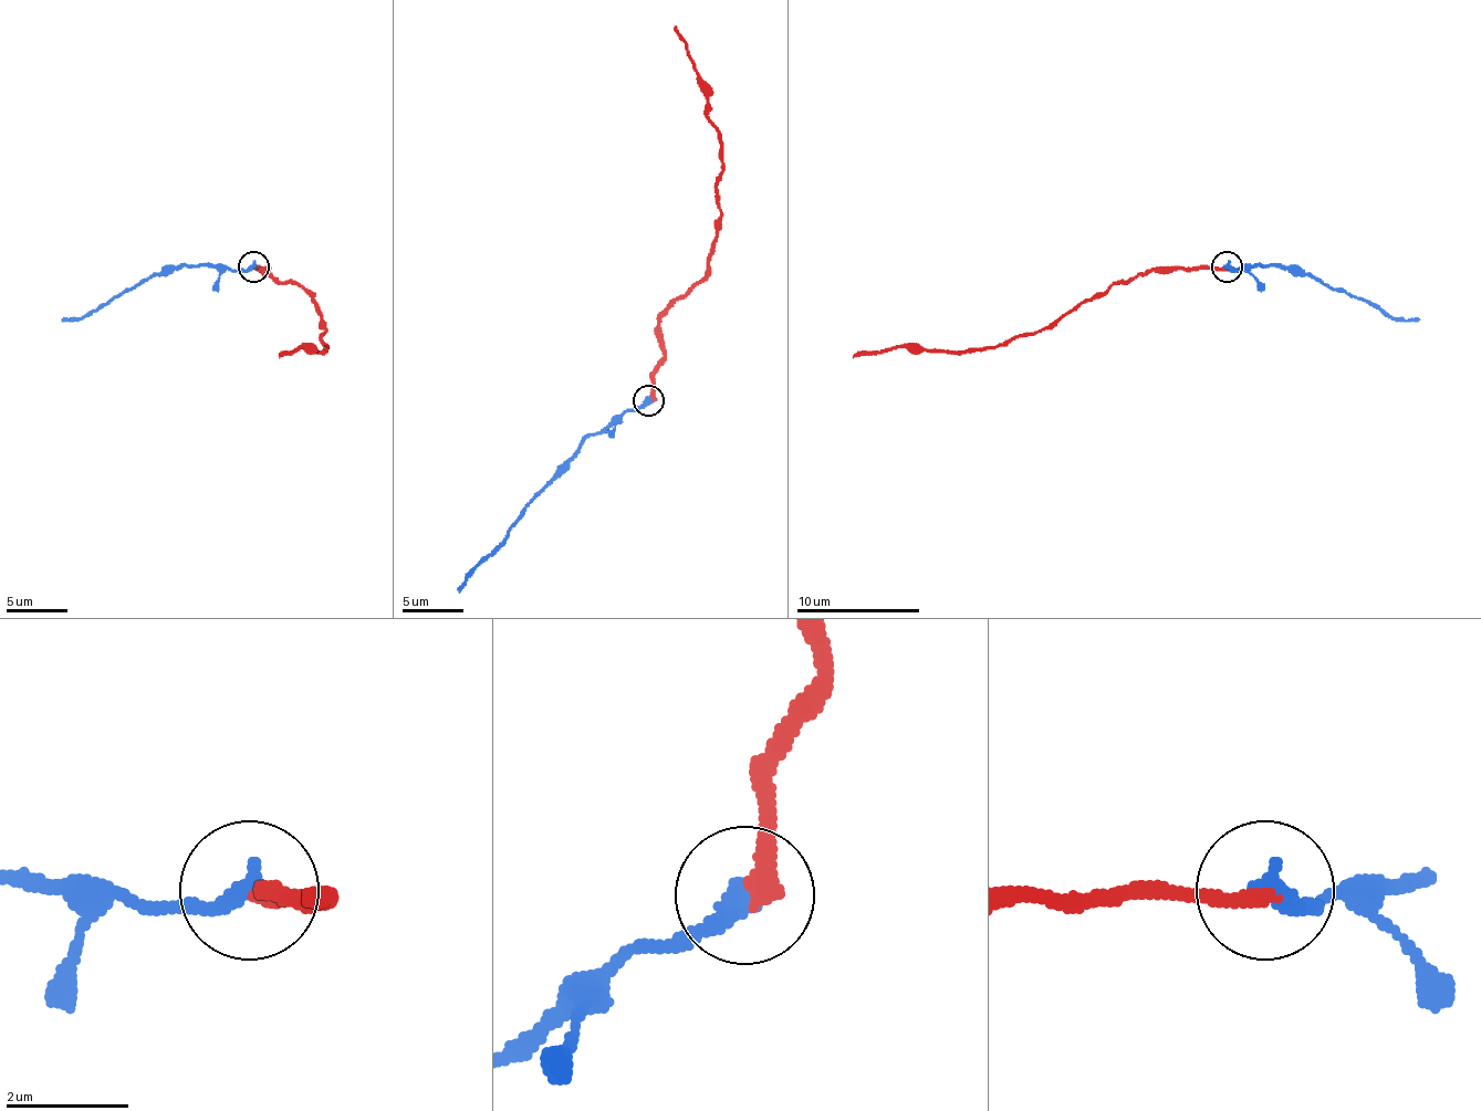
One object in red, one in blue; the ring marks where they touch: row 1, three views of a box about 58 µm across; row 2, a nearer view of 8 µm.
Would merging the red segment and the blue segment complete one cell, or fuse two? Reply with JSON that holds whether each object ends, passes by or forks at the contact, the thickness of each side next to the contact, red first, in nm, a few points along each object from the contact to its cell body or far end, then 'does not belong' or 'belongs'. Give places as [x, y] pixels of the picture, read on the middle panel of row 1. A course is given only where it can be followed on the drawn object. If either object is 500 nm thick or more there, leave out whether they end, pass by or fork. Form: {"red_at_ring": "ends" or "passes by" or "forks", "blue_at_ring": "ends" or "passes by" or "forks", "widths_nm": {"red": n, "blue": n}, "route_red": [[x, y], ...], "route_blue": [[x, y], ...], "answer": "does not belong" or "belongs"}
{"red_at_ring": "ends", "blue_at_ring": "ends", "widths_nm": {"red": 320, "blue": 360}, "route_red": [[647, 398], [663, 355], [660, 317], [706, 274], [721, 213], [709, 86], [676, 25]], "route_blue": [[647, 400], [590, 435], [562, 471], [524, 509], [460, 591]], "answer": "belongs"}

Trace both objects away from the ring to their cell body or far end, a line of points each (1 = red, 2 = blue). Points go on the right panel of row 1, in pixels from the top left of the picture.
1: (1224, 266), (1145, 272), (1117, 281), (1040, 331), (997, 346), (953, 352), (895, 346), (852, 358)
2: (1228, 266), (1299, 266), (1335, 291), (1375, 303), (1394, 318), (1418, 318)

